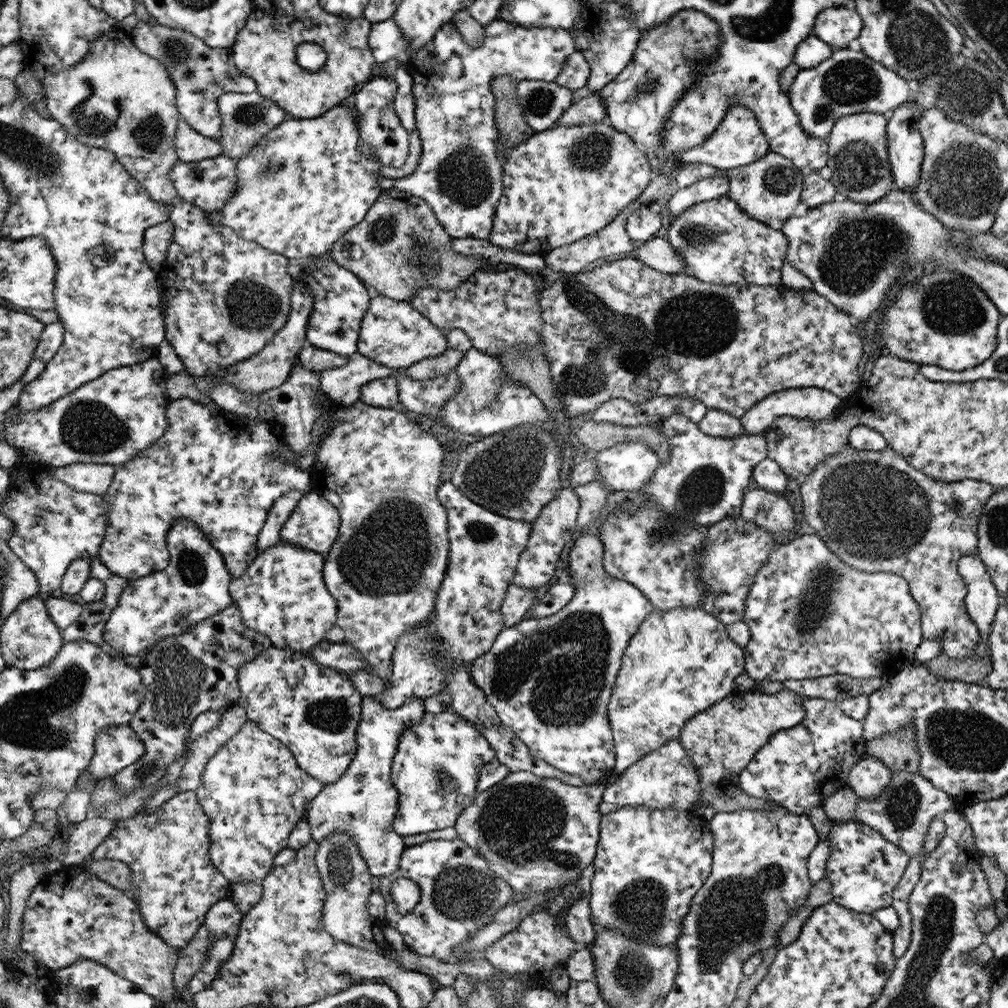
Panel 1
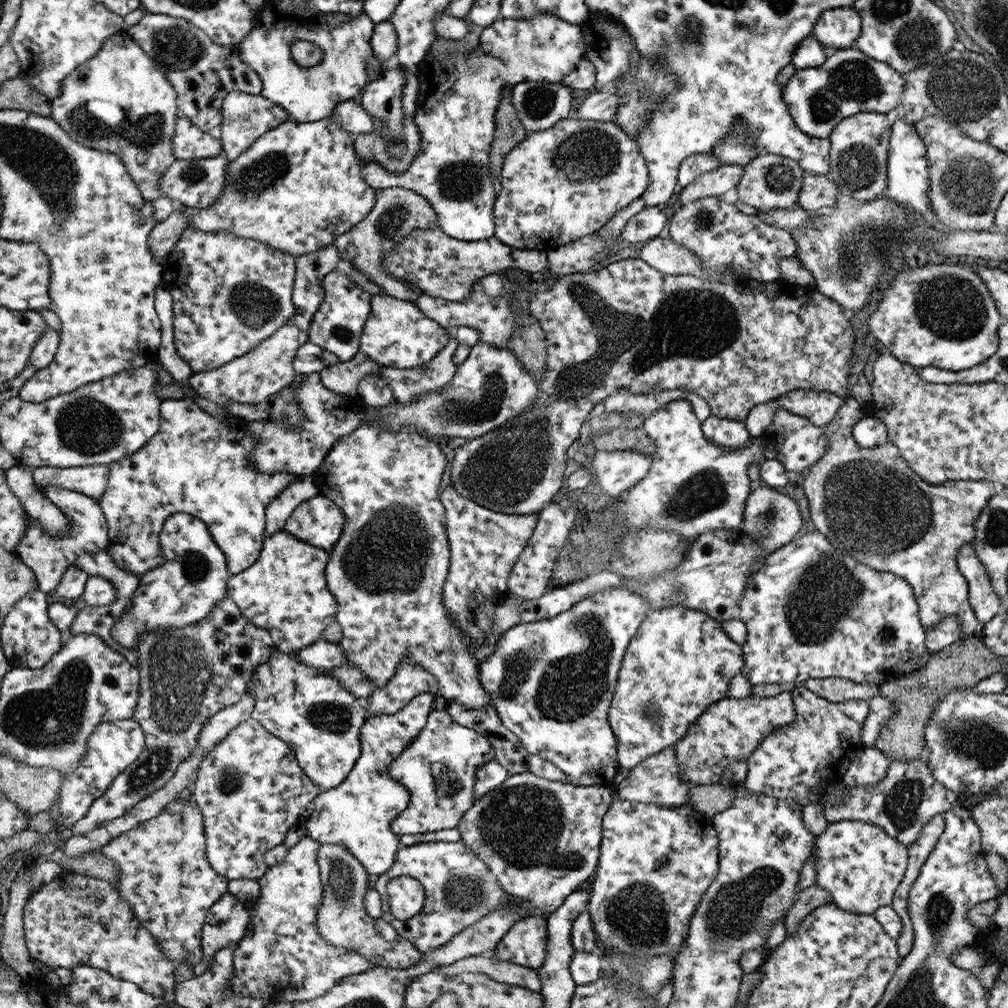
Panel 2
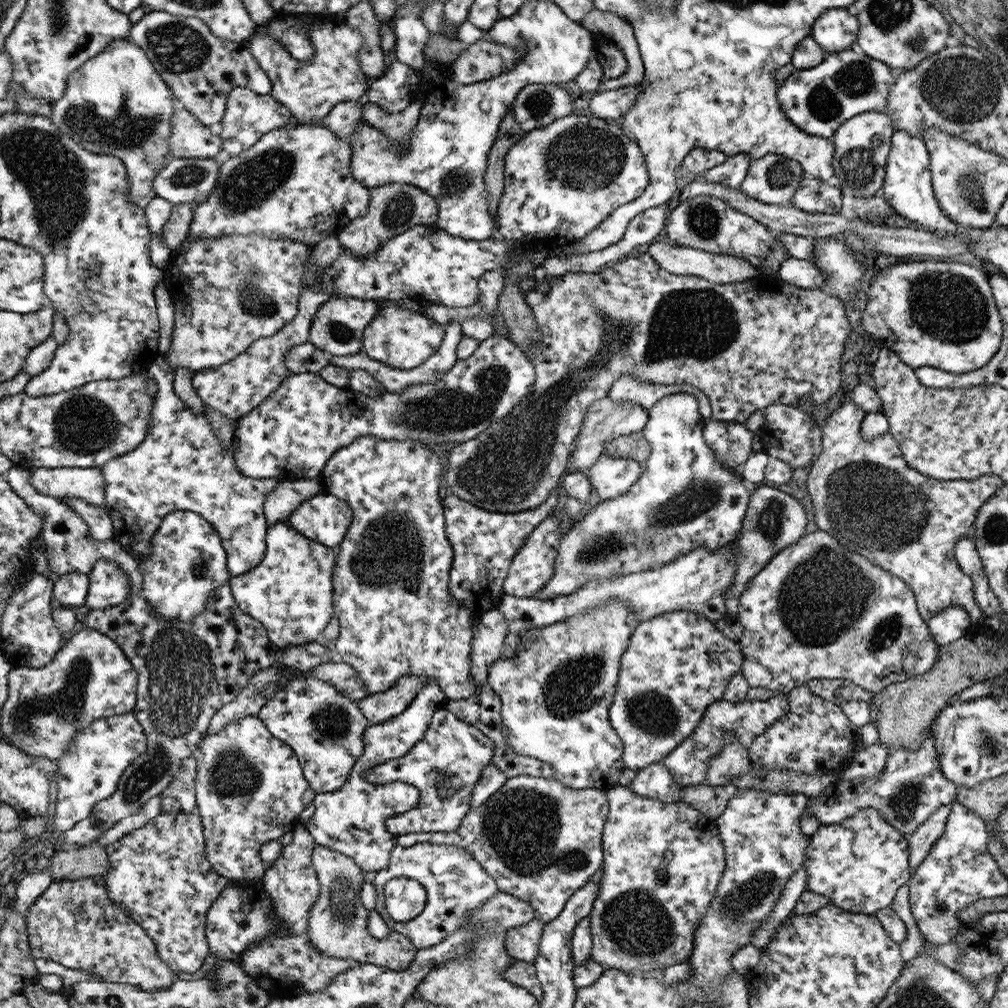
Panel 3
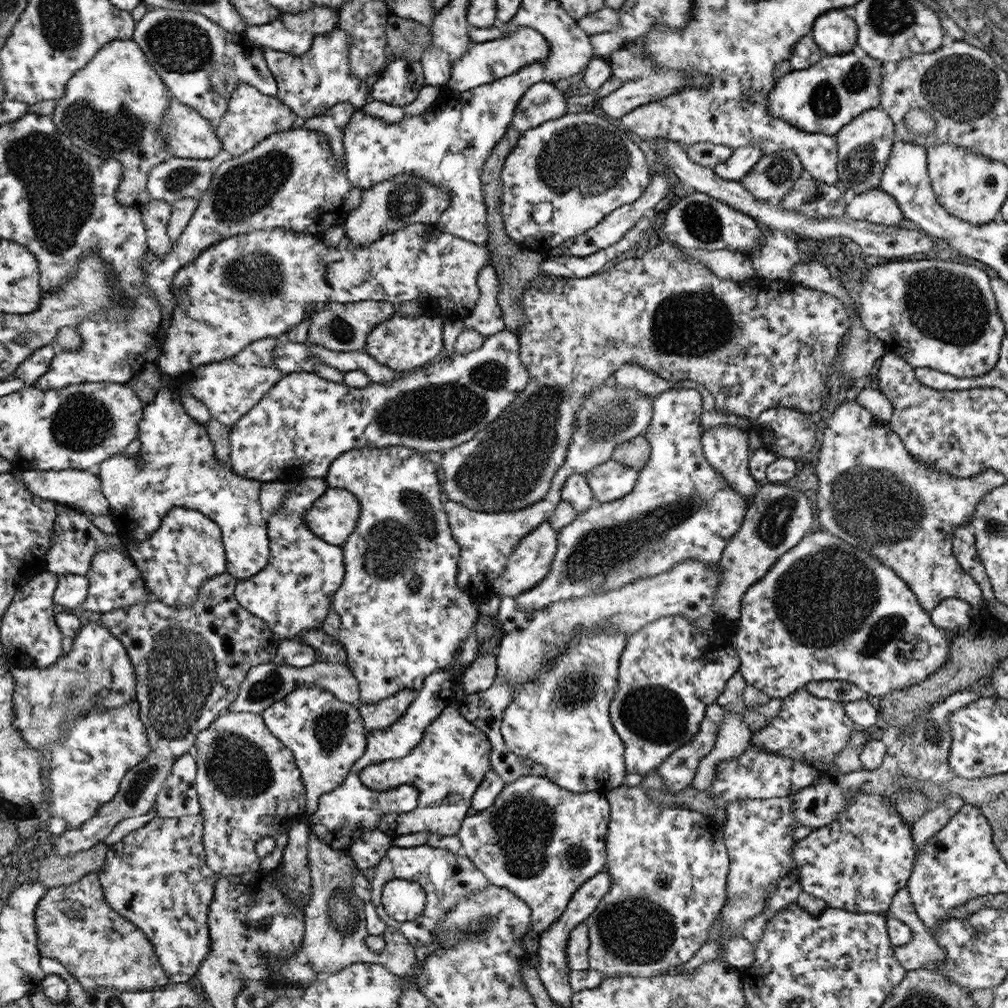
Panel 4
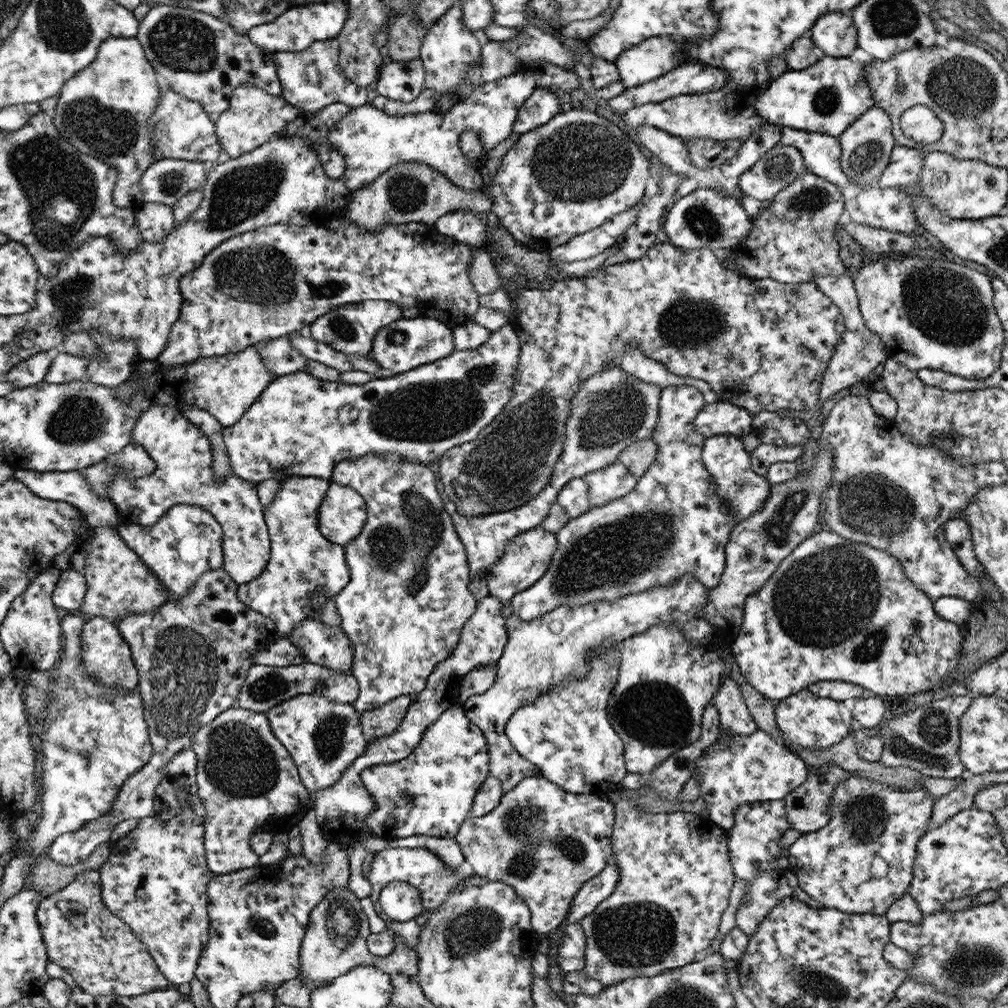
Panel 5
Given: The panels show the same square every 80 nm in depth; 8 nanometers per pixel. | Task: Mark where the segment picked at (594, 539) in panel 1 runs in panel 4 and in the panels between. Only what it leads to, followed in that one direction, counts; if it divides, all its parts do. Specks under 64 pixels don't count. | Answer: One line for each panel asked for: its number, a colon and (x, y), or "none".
2: (550, 682)
3: (554, 695)
4: (561, 721)

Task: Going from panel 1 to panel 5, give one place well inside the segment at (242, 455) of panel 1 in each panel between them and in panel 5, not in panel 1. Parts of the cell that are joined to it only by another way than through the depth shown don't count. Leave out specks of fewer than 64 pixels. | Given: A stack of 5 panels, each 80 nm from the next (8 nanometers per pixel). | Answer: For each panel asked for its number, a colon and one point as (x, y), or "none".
2: (195, 464)
3: (180, 466)
4: (176, 467)
5: (182, 475)

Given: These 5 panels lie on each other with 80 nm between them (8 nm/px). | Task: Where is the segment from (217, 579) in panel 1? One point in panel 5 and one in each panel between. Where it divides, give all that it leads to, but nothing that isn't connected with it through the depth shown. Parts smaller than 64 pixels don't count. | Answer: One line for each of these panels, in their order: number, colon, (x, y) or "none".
2: (192, 580)
3: (187, 562)
4: (186, 550)
5: (187, 541)

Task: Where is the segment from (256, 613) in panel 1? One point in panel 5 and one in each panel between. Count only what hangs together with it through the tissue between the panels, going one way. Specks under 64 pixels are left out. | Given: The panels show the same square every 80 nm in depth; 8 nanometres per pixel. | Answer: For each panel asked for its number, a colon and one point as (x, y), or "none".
2: (284, 591)
3: (290, 593)
4: (293, 592)
5: (305, 569)

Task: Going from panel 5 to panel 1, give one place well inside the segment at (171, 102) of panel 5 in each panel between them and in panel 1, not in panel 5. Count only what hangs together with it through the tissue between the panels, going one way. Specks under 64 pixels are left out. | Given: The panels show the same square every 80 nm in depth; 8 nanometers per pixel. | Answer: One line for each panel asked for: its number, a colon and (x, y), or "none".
1: (190, 147)
2: (190, 143)
3: (189, 139)
4: (187, 136)

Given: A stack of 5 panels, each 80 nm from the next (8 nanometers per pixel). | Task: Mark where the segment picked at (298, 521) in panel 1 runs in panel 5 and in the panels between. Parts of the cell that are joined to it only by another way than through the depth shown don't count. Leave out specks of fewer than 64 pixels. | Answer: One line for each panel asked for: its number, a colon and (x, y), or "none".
2: (318, 521)
3: (324, 518)
4: (332, 518)
5: (340, 516)

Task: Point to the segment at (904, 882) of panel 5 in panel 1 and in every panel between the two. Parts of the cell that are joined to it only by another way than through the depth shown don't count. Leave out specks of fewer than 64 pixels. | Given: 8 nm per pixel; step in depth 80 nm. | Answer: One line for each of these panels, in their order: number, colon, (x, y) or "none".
1: (863, 868)
2: (860, 866)
3: (859, 864)
4: (857, 862)

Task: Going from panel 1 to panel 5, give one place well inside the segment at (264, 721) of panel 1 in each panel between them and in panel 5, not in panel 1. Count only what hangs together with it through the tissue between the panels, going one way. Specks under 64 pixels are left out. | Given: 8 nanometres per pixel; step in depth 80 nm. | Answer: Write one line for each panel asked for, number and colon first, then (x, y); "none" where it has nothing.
2: (304, 706)
3: (325, 728)
4: (327, 735)
5: (325, 736)

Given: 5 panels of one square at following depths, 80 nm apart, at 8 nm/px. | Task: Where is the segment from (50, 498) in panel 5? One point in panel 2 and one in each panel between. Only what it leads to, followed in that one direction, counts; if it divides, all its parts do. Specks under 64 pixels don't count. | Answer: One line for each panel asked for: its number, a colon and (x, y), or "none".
2: (91, 480)
3: (88, 484)
4: (82, 489)

